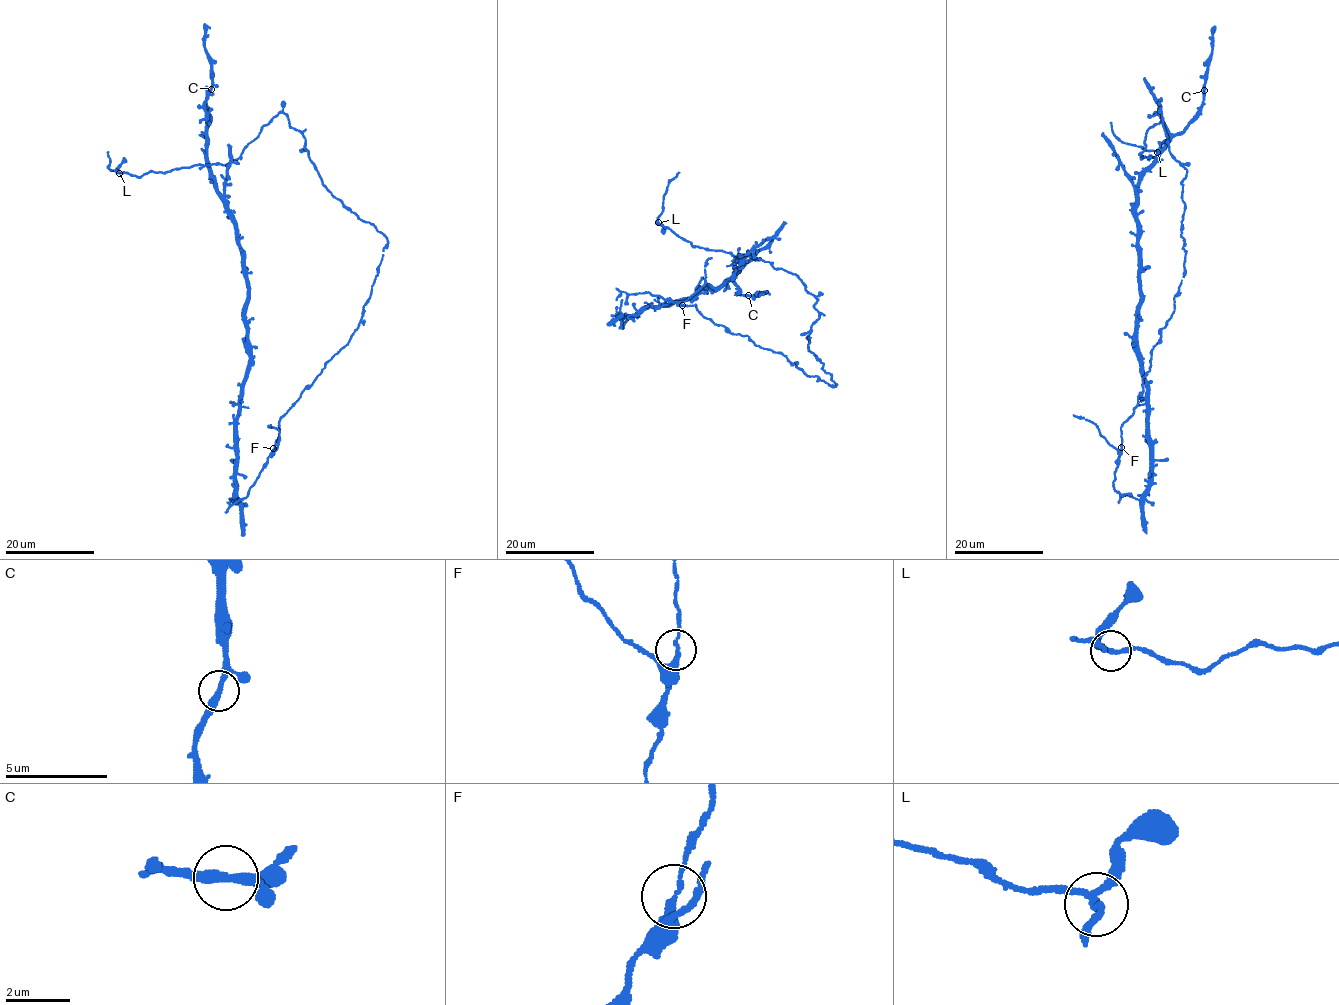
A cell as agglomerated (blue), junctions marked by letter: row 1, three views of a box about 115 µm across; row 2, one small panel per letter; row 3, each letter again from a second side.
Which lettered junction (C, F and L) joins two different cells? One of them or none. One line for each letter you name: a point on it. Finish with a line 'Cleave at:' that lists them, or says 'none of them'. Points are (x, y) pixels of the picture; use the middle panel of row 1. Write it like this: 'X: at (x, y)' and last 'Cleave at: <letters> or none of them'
Cleave at: none of them

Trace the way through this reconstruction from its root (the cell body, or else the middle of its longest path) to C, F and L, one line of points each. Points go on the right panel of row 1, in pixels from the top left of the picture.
C: (1134, 410), (1121, 427), (1113, 485), (1140, 500), (1150, 447), (1137, 341), (1137, 186), (1193, 119), (1204, 90)
F: (1134, 410), (1122, 424), (1121, 447)
L: (1134, 410), (1185, 271), (1186, 172), (1169, 150), (1162, 119), (1147, 131), (1140, 158), (1160, 159), (1157, 153)

